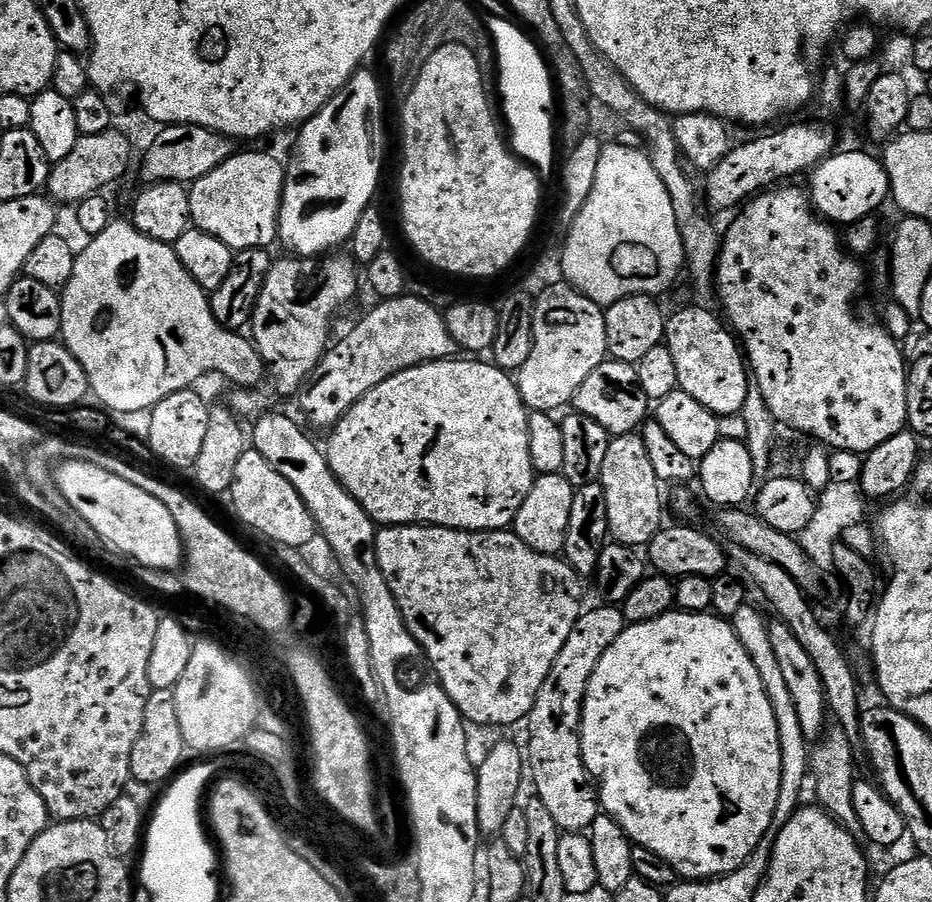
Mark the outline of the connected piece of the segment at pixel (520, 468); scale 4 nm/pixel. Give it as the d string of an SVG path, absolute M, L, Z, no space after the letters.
M449 358L447 360L431 360L428 364L419 364L410 370L402 370L398 374L394 374L390 378L386 378L386 382L382 382L378 386L374 386L369 390L364 397L357 402L353 408L346 415L344 415L335 428L331 429L326 445L326 455L328 458L330 470L340 480L342 486L349 492L362 506L366 514L369 515L375 525L377 526L395 526L398 524L430 524L438 528L459 528L462 532L494 532L497 530L504 530L515 521L518 510L522 506L522 502L526 502L526 494L530 494L532 489L532 482L534 473L532 470L532 463L530 462L530 434L528 433L528 417L530 415L529 409L524 407L524 400L520 396L520 390L516 386L516 381L509 373L503 372L502 369L497 368L491 362L485 362L480 358L464 358L468 360L460 360L461 358Z

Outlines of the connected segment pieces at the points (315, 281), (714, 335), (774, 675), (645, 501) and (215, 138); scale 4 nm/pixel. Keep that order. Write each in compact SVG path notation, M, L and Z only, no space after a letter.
M328 254L317 263L312 258L277 259L264 276L264 285L258 294L256 308L250 321L250 336L260 351L267 371L276 379L276 388L284 396L292 396L303 389L312 371L330 347L328 335L332 332L332 319L356 296L356 271L358 265L351 255Z
M708 308L678 309L673 316L671 313L667 317L664 325L664 343L667 344L670 355L674 357L674 366L678 370L679 391L690 394L694 402L702 402L706 410L710 410L719 418L743 413L744 400L748 397L750 387L750 369L737 337L730 331L729 325L717 316Z
M751 603L744 604L738 614L730 618L732 629L738 634L742 646L746 646L746 654L758 666L758 674L762 674L762 686L766 686L766 694L770 698L770 706L774 706L774 718L778 722L778 738L782 746L782 786L778 790L777 817L787 818L801 807L800 791L804 788L804 779L810 776L810 741L802 734L802 722L798 718L798 706L794 702L794 694L786 682L786 674L782 674L782 666L778 666L778 657L774 655L774 646L768 633L769 621Z
M636 432L612 437L598 482L602 490L606 490L609 537L617 544L637 550L651 544L660 529L665 527L666 500L665 497L664 500L660 497L662 485L658 474L654 474L654 465L648 458L646 442L642 442L642 438Z
M170 124L159 129L156 141L144 156L144 176L148 184L160 184L164 180L177 180L179 184L201 180L210 170L222 166L238 151L237 141L197 124Z

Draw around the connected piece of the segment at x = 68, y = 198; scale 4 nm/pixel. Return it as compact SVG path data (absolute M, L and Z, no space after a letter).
M113 126L102 134L81 136L74 150L66 154L66 158L51 165L46 192L53 201L69 206L81 204L86 198L108 190L104 188L110 187L115 180L120 180L127 174L128 167L132 164L132 144L128 141L127 134L119 132L118 128Z

